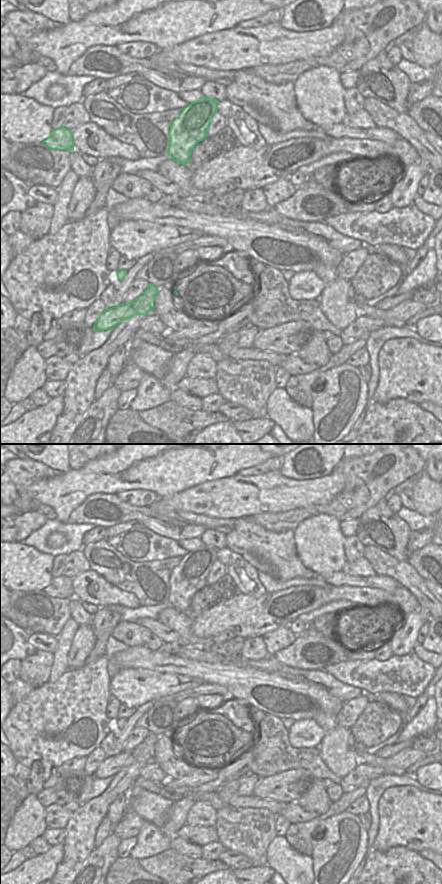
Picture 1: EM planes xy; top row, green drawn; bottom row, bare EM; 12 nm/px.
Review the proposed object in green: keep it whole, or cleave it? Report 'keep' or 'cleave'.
cleave

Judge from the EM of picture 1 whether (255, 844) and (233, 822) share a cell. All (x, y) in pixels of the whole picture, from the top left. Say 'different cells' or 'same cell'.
same cell

